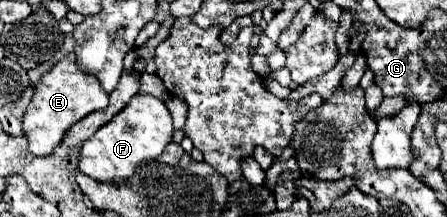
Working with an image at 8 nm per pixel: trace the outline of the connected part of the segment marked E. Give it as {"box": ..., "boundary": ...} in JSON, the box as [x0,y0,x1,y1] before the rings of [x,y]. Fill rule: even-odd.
{"box":[23,53,109,157],"boundary":[[[69,53],[65,59],[61,59],[51,69],[51,73],[47,73],[47,77],[41,81],[41,85],[35,87],[33,101],[27,107],[27,113],[23,119],[23,131],[29,139],[31,153],[35,153],[39,157],[53,153],[53,149],[61,145],[65,133],[69,131],[69,127],[73,123],[81,121],[83,117],[87,117],[93,111],[105,109],[107,103],[109,103],[109,95],[103,91],[99,79],[79,71],[75,55]]]}

